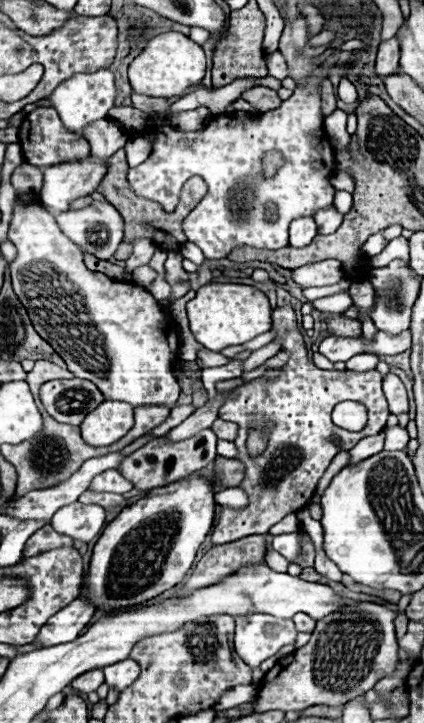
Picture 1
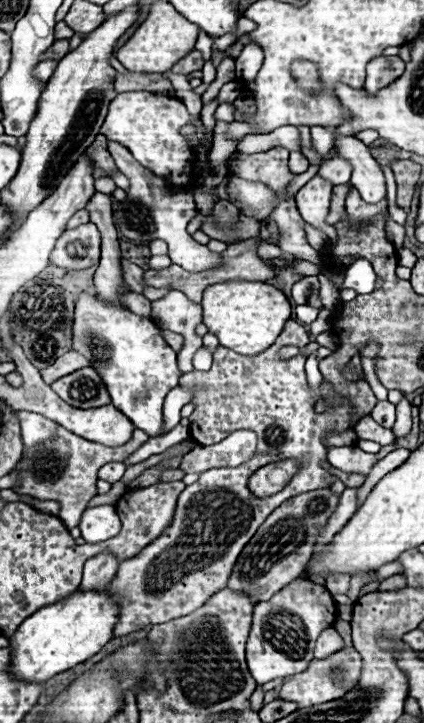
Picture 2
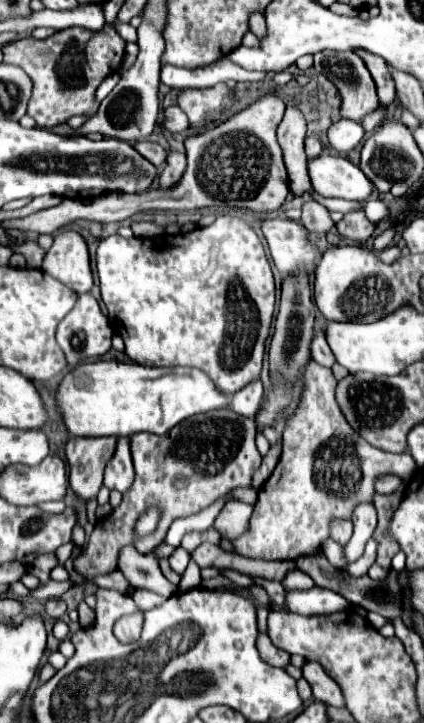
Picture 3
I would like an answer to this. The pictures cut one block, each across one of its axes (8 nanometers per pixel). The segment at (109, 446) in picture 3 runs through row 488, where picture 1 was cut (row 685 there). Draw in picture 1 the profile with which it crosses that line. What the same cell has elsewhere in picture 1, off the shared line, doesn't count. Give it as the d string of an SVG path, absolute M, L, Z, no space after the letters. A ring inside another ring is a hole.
M94 670L94 672L84 672L82 676L78 676L78 680L72 680L72 686L80 694L88 694L88 692L94 692L102 682L104 682L102 670Z

